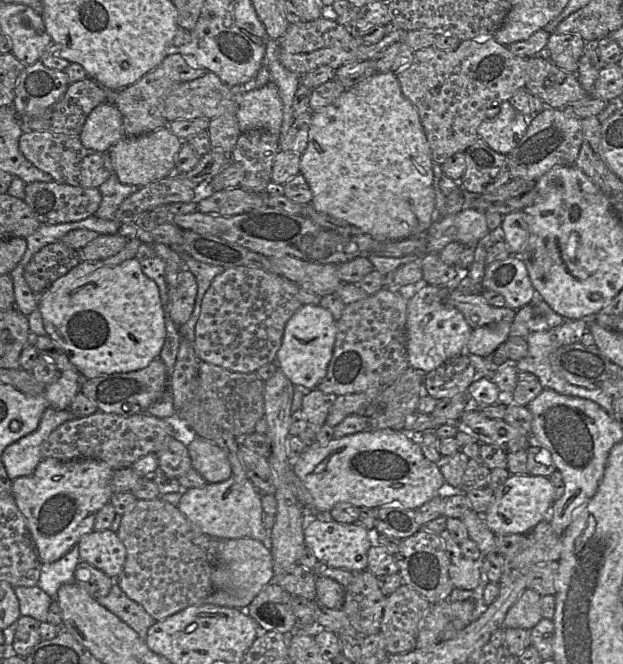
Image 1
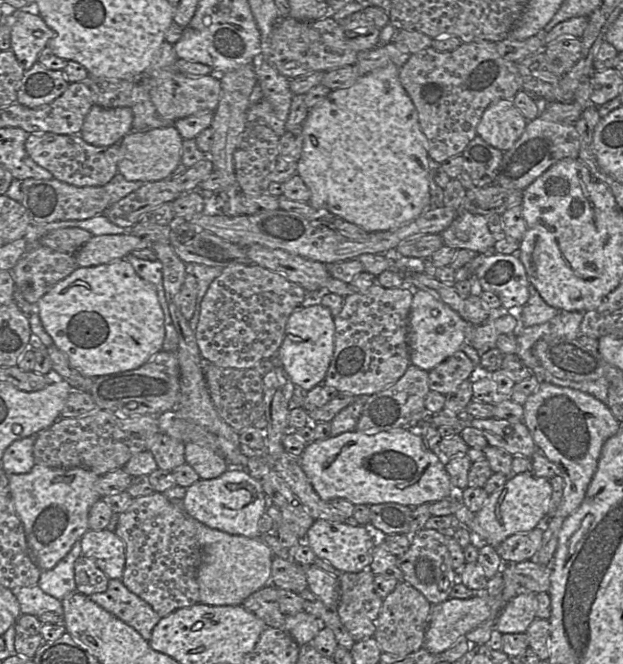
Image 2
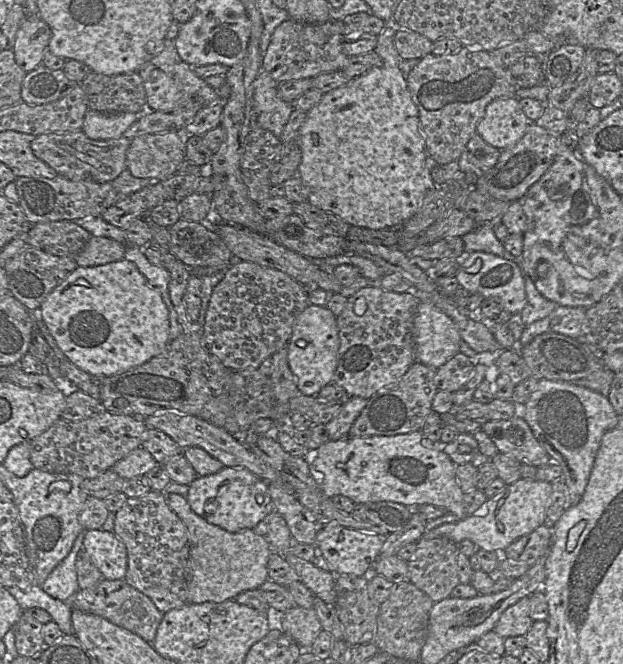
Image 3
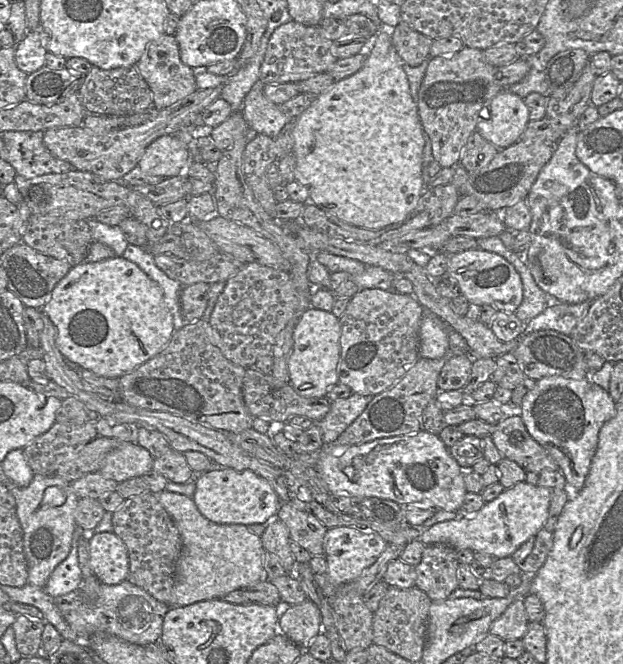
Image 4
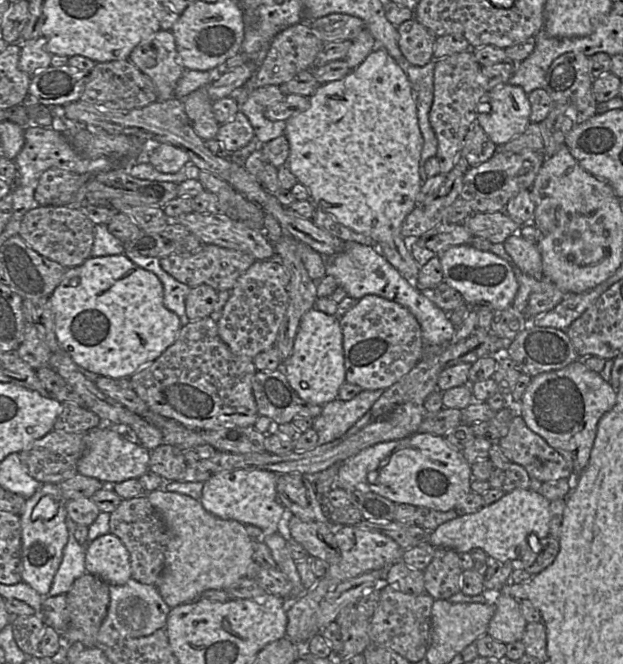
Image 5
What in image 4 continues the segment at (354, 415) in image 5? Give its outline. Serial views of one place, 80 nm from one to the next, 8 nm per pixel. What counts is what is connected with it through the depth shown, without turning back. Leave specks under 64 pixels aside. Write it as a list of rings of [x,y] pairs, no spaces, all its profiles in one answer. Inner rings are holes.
[[[353,393],[346,399],[330,401],[330,410],[317,424],[324,444],[335,441],[364,411],[373,396]]]

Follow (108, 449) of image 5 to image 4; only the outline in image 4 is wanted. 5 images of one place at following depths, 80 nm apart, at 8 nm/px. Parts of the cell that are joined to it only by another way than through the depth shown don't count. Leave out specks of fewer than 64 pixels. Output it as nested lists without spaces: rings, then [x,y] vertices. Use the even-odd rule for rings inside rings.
[[[125,442],[109,452],[99,472],[104,477],[121,483],[153,470],[154,459],[150,452],[138,443]]]

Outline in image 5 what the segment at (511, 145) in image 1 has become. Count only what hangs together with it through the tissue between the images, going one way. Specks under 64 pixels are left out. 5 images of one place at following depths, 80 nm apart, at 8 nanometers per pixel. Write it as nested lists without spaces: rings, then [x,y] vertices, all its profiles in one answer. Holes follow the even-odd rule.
[[[504,83],[481,98],[477,121],[489,138],[502,146],[525,132],[530,115],[531,105],[523,88]]]

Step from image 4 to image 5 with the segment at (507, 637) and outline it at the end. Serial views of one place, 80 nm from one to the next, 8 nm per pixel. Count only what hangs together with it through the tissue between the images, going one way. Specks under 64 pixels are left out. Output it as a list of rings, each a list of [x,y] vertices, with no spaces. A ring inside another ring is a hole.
[[[500,594],[495,602],[495,612],[488,623],[487,633],[504,644],[521,640],[527,621],[520,611],[519,601]]]

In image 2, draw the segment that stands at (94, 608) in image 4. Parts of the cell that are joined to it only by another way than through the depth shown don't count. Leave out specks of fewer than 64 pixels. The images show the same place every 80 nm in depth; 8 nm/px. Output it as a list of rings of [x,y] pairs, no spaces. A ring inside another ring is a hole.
[[[109,579],[108,588],[103,593],[88,596],[93,602],[134,628],[145,640],[149,641],[153,628],[161,617],[147,602],[132,593],[120,579]]]

